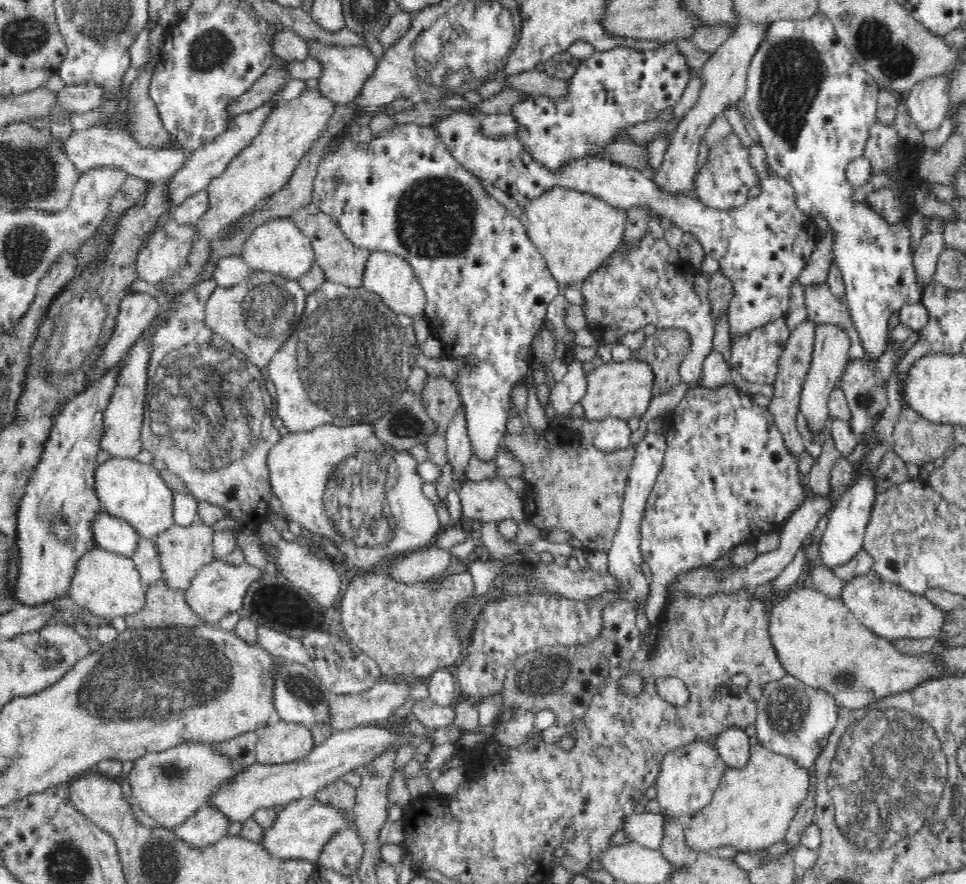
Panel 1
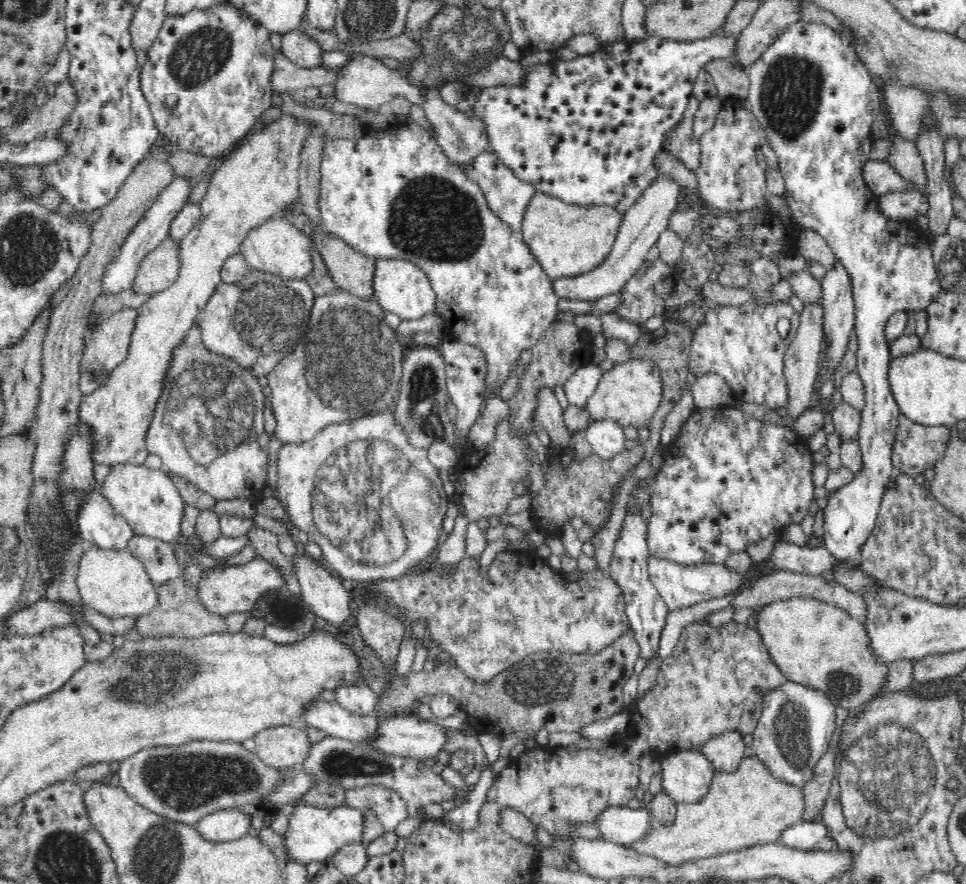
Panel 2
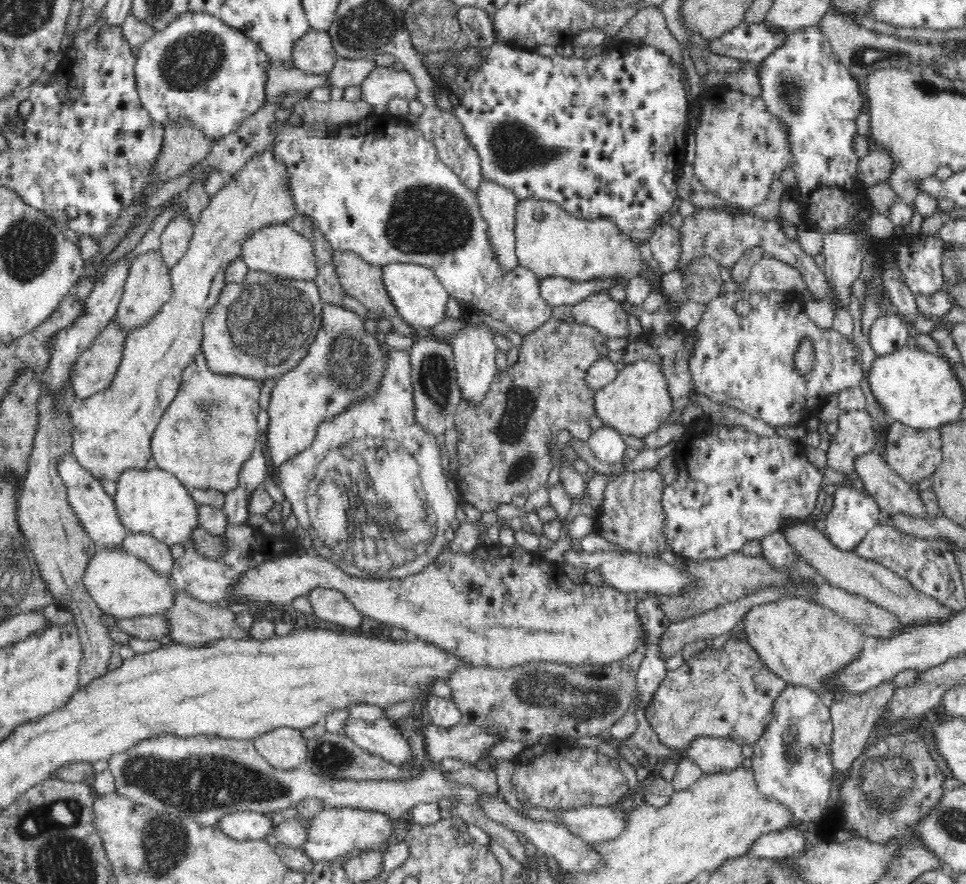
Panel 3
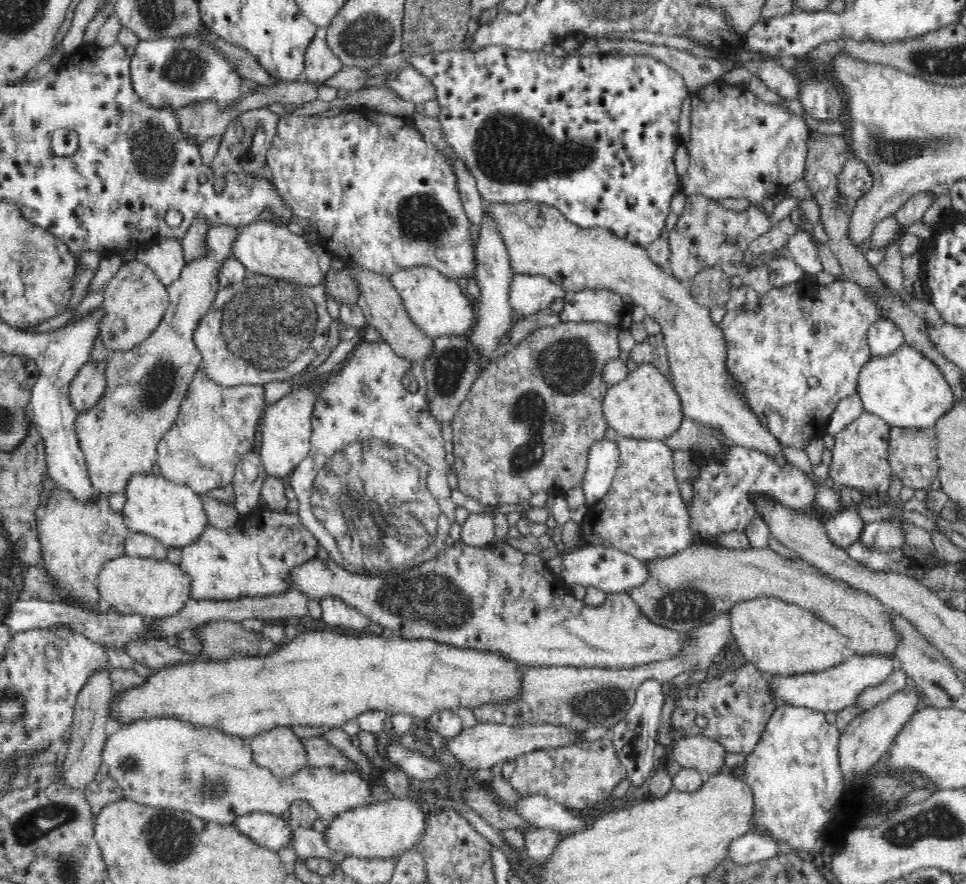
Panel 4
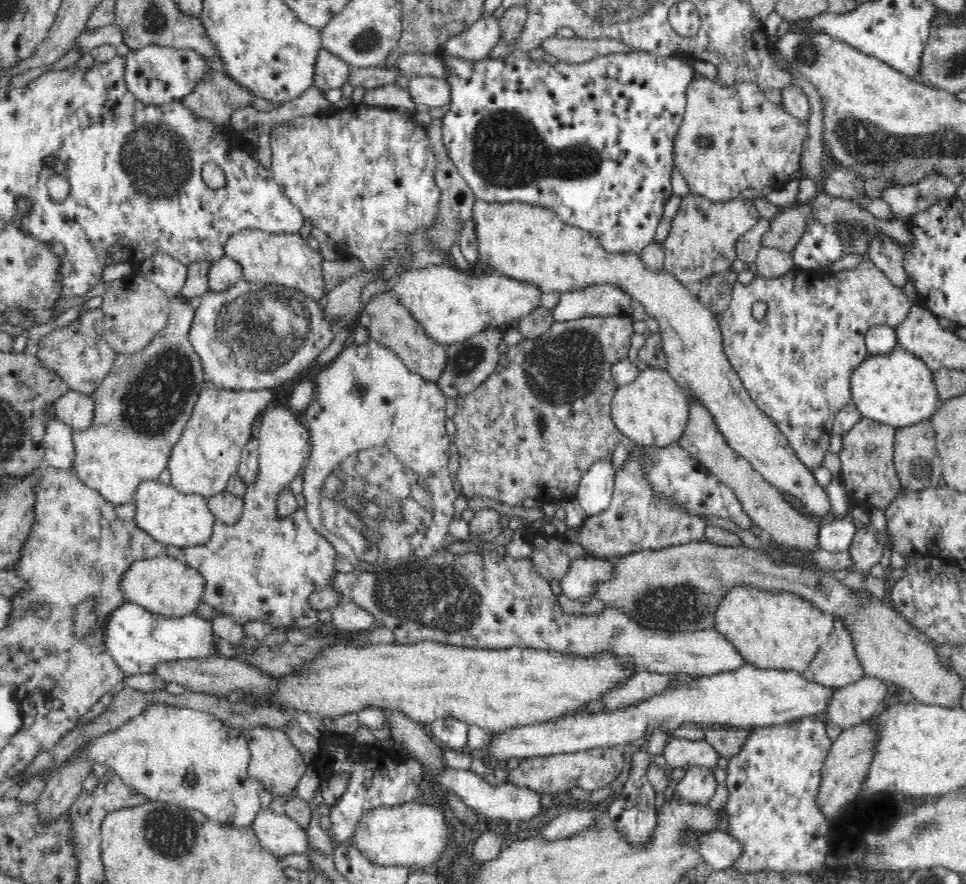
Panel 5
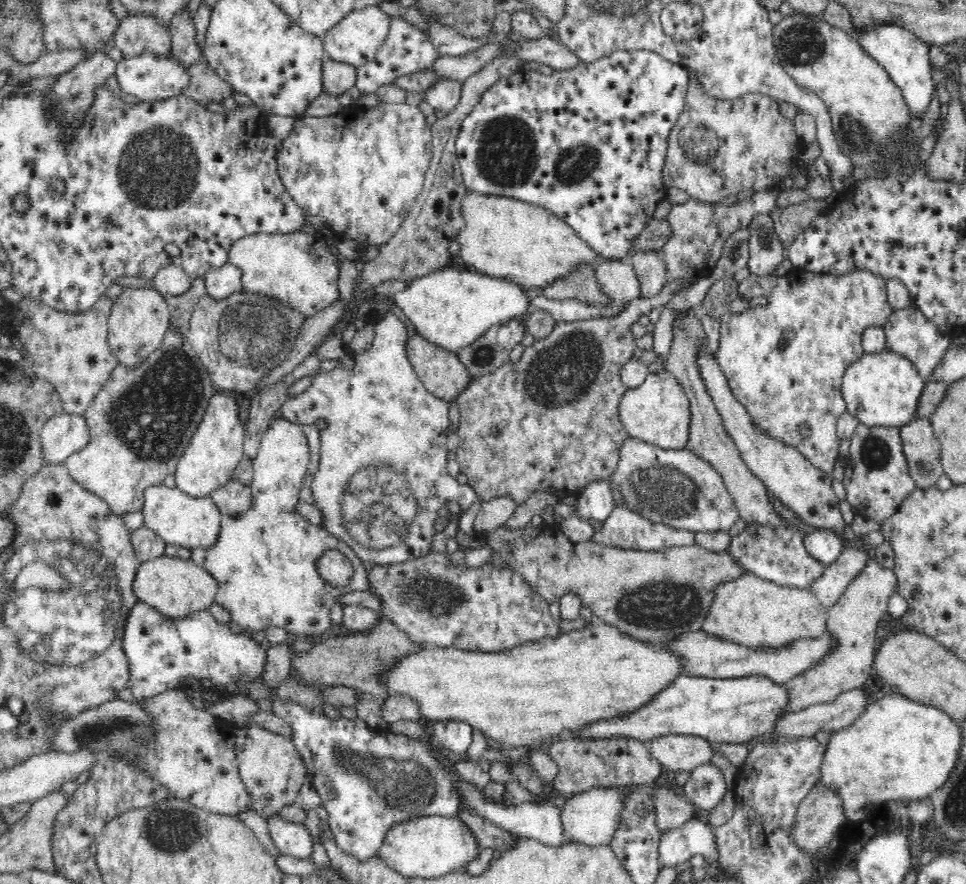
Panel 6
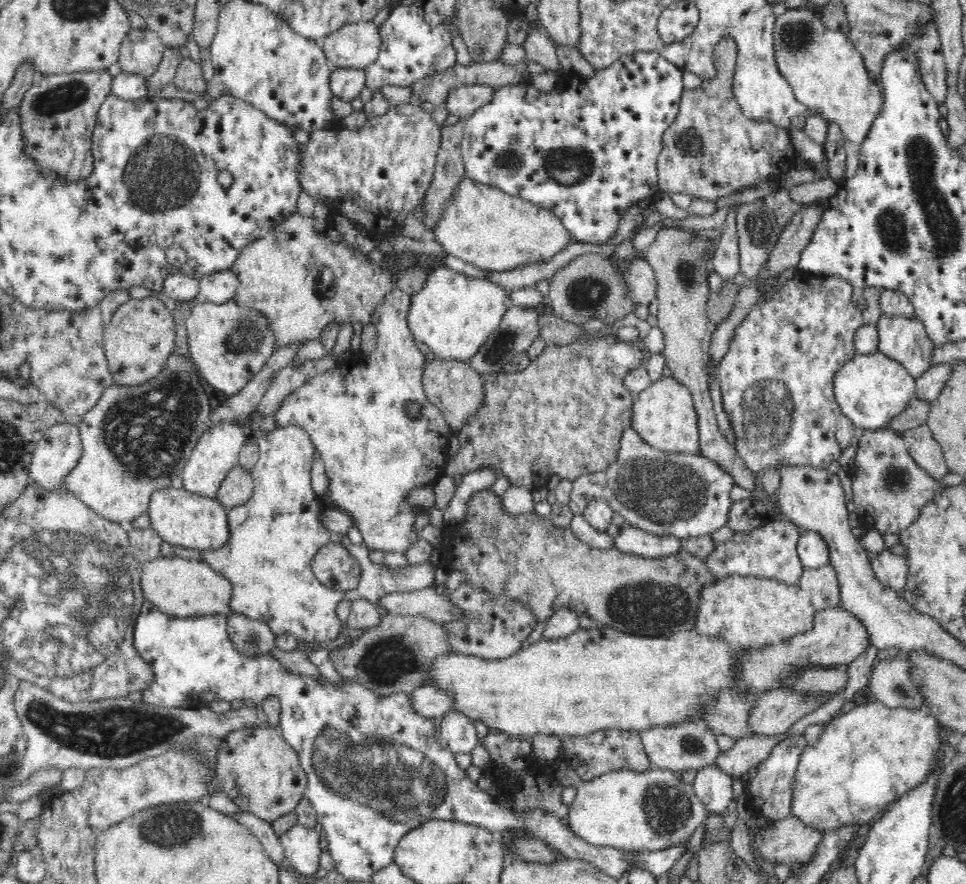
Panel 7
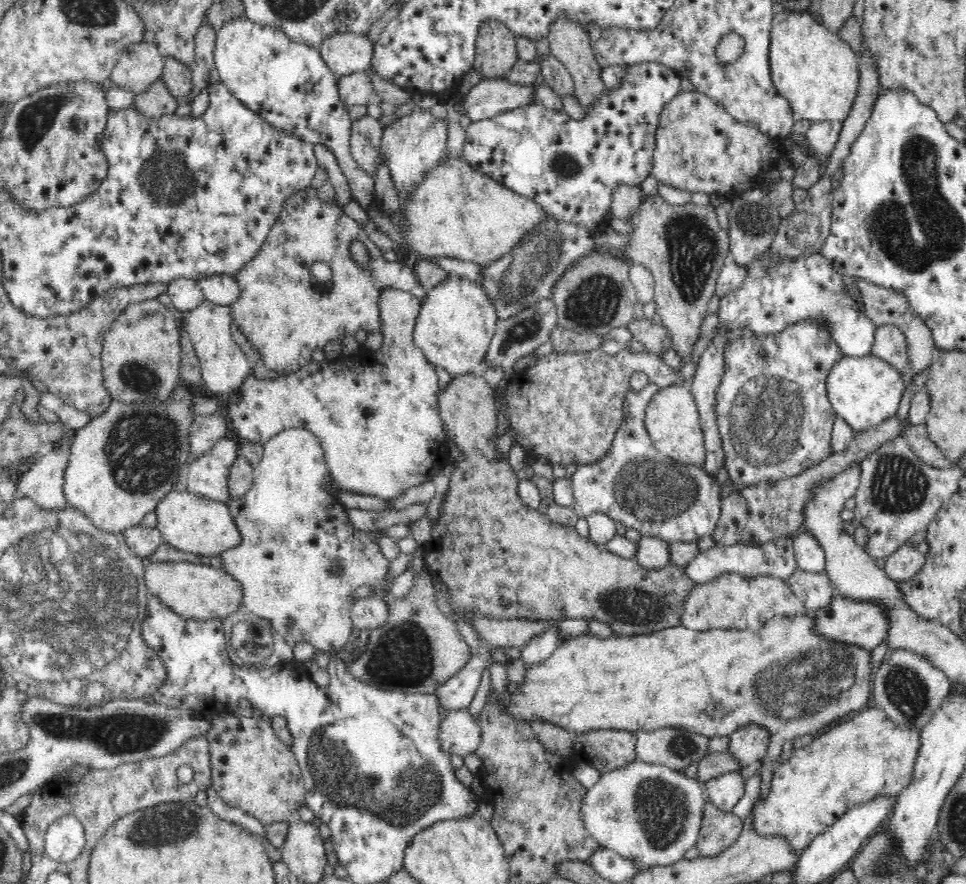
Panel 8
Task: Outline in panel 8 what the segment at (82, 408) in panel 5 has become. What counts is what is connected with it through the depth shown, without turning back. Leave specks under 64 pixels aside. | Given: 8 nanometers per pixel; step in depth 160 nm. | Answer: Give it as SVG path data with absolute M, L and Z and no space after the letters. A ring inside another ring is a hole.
M66 429L61 437L36 455L36 462L21 476L17 486L18 496L32 499L38 507L52 511L67 506L63 493L64 470L74 433Z

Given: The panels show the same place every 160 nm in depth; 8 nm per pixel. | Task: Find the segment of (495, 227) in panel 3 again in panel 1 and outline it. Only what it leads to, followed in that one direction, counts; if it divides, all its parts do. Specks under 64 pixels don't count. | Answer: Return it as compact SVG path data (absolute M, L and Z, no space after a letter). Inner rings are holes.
M452 112L444 120L438 118L434 122L435 135L446 145L453 159L470 171L474 176L480 176L485 182L490 182L495 187L508 193L518 206L523 208L529 201L543 195L544 192L554 187L569 188L582 193L590 193L596 198L603 200L613 206L616 210L628 211L630 208L647 208L653 216L668 218L673 226L681 228L683 231L690 231L698 237L703 246L705 255L710 255L720 265L720 274L730 280L732 285L732 300L726 314L726 324L728 324L728 334L730 341L736 341L747 336L750 332L766 327L778 320L784 320L788 314L791 300L792 286L798 282L804 268L814 255L814 250L818 248L820 229L816 226L814 219L806 215L798 207L798 197L792 184L784 177L780 177L776 171L770 170L768 166L768 155L766 149L760 142L752 142L748 146L747 161L749 167L755 172L757 186L760 186L760 194L756 198L748 197L748 200L734 209L713 209L706 206L702 201L685 196L684 193L674 193L666 191L656 184L652 176L640 172L640 170L628 165L604 160L600 157L578 157L573 161L562 163L557 169L550 169L544 165L540 159L536 159L530 151L528 145L518 137L517 132L500 136L486 135L484 125L476 114L468 112Z

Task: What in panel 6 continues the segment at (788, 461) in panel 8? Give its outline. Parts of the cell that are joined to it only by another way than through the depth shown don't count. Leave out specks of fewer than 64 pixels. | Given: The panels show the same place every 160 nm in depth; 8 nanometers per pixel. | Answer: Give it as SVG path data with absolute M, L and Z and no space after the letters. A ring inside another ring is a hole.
M793 269L784 276L774 276L774 274L756 275L751 274L748 278L738 282L738 297L744 302L750 304L748 310L734 314L734 312L725 312L720 318L720 338L718 338L718 350L716 361L720 363L724 375L728 377L728 383L737 400L743 402L747 406L748 411L752 413L752 417L756 419L758 427L762 431L768 431L774 437L784 439L786 443L796 447L806 459L809 460L816 468L821 471L831 473L835 467L837 458L840 458L839 444L841 438L837 435L836 423L839 415L847 411L847 403L845 402L842 384L846 368L850 364L854 364L860 360L865 353L862 346L863 333L871 327L884 327L888 320L894 314L895 310L889 302L887 296L886 279L879 274L873 274L868 270L854 270L848 274L836 273L814 273L805 270Z

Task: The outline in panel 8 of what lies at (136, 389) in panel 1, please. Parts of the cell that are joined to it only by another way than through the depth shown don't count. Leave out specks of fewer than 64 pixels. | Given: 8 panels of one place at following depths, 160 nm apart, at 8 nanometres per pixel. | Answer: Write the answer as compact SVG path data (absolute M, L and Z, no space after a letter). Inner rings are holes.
M180 386L174 392L172 402L166 404L134 404L134 412L128 412L128 404L113 400L104 416L98 415L84 428L74 431L68 464L64 470L63 493L67 506L84 513L92 525L104 532L121 532L135 527L142 518L152 512L166 493L174 486L182 466L188 458L188 428L192 425L192 392Z

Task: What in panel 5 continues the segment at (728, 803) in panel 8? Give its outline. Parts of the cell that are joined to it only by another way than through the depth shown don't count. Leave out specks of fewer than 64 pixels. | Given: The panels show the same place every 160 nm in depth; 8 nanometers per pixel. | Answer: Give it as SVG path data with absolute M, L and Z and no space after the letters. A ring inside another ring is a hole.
M690 767L686 776L678 780L676 792L681 799L688 802L708 802L716 790L716 778L714 772L704 768Z

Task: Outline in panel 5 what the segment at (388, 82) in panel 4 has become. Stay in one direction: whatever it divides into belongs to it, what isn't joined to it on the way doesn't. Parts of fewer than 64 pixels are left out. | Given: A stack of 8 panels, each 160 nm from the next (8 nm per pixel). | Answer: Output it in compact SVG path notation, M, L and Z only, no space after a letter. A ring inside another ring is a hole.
M411 75L407 91L415 103L424 104L424 106L445 109L449 104L449 83L444 78Z

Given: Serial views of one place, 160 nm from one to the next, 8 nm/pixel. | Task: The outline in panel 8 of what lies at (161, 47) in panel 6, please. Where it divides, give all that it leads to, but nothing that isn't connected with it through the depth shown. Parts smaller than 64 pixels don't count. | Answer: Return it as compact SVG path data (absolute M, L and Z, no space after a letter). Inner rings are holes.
M144 41L128 45L121 53L109 76L113 86L137 95L160 78L165 61L158 52L158 46Z

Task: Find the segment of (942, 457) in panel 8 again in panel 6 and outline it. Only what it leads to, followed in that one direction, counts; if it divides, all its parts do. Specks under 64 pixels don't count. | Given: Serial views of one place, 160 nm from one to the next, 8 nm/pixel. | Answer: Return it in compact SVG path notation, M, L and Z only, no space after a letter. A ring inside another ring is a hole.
M916 416L906 426L899 428L901 451L905 458L905 464L909 468L909 478L913 480L916 488L926 489L934 487L938 478L942 476L941 446L935 437L929 417Z

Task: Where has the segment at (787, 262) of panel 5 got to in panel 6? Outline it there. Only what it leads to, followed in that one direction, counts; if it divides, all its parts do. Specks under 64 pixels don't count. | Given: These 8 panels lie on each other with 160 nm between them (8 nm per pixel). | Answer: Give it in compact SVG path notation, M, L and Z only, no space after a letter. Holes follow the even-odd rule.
M758 213L748 224L750 252L747 268L756 275L771 274L786 260L770 214Z

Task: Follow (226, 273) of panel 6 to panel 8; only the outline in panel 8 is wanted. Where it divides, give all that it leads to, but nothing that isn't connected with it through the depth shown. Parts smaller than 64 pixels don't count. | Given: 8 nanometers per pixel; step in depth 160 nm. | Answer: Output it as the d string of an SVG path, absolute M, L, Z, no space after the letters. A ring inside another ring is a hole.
M209 275L196 281L205 301L216 305L232 306L241 294L237 279L232 275Z

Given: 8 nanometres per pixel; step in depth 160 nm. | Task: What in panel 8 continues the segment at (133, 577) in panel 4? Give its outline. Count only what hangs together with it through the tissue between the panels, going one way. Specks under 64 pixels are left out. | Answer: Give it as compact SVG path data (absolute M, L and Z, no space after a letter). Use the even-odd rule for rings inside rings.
M182 561L178 563L146 562L144 582L148 594L157 596L165 606L187 619L205 621L224 620L233 612L240 610L243 602L243 588L225 569L212 567L204 563Z

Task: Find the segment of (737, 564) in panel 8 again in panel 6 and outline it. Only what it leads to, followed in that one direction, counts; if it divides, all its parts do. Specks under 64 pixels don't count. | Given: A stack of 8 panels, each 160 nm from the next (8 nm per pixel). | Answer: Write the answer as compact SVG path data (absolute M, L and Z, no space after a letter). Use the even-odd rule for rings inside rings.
M748 523L738 536L734 536L728 552L734 555L744 570L779 585L810 589L810 586L824 574L828 566L808 553L801 533L792 528L770 528L763 524Z

